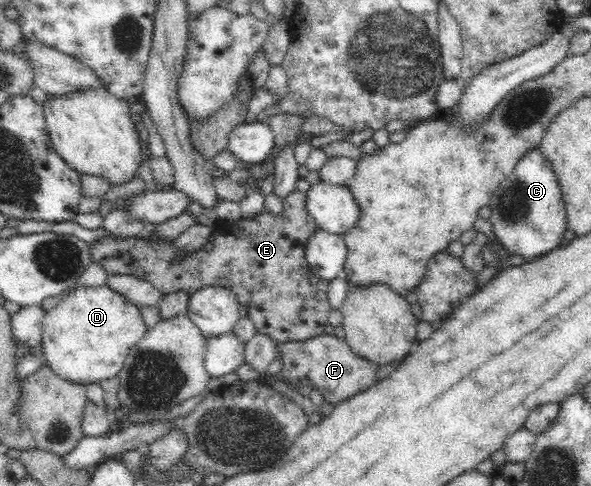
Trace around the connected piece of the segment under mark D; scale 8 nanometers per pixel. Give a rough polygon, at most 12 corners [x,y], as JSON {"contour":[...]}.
{"contour":[[106,284],[45,311],[41,352],[58,377],[99,383],[148,331]]}

